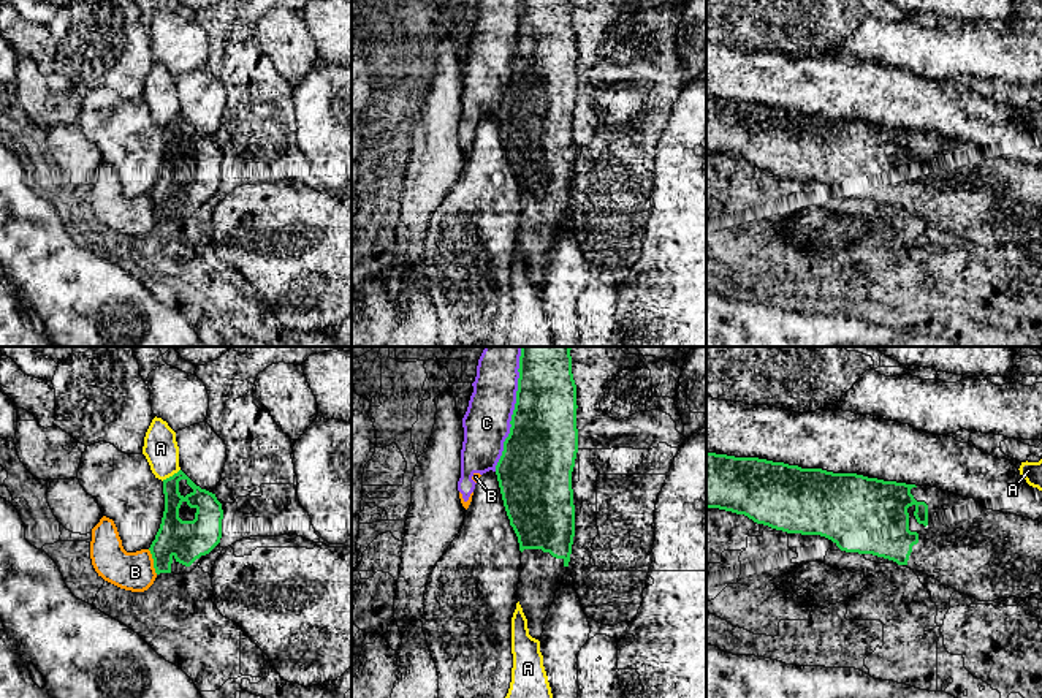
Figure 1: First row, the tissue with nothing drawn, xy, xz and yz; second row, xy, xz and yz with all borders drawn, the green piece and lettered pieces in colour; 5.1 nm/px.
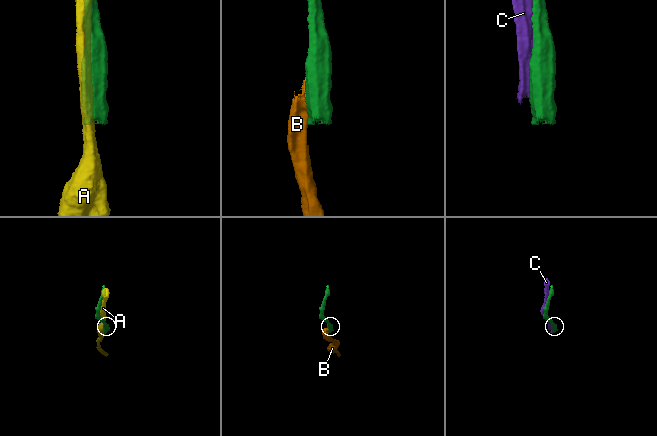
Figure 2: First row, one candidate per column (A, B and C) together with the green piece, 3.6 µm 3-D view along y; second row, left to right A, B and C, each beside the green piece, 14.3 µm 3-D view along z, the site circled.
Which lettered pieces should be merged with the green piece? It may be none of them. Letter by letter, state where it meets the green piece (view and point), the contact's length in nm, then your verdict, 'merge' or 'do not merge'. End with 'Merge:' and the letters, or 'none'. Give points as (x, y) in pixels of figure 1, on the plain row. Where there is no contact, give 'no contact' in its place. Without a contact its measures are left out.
A: meets green in xy at (170, 122); contact 110 nm long; do not merge
B: meets green in xy at (154, 208); contact 140 nm long; do not merge
C: meets green in xz at (513, 59); contact 600 nm long; do not merge
Merge: none

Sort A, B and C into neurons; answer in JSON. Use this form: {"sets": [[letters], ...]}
{"sets": [["A"], ["B", "C"]]}

